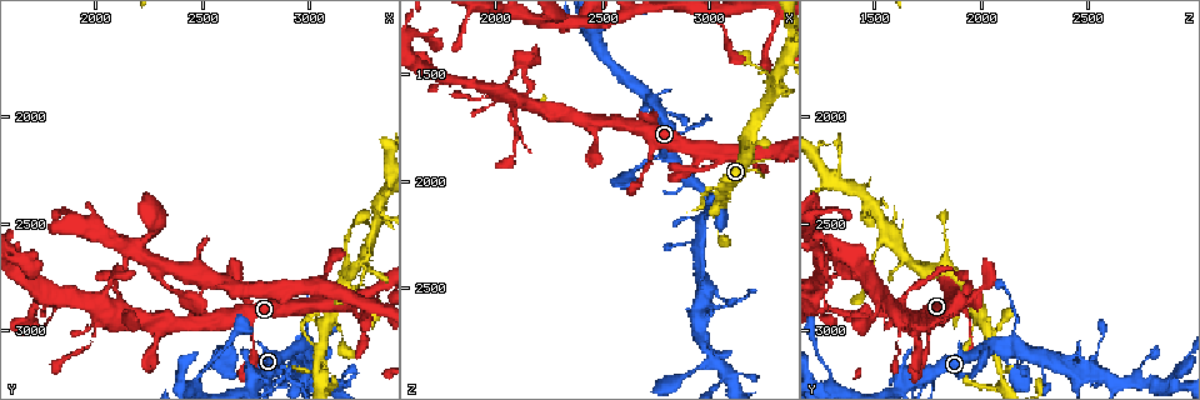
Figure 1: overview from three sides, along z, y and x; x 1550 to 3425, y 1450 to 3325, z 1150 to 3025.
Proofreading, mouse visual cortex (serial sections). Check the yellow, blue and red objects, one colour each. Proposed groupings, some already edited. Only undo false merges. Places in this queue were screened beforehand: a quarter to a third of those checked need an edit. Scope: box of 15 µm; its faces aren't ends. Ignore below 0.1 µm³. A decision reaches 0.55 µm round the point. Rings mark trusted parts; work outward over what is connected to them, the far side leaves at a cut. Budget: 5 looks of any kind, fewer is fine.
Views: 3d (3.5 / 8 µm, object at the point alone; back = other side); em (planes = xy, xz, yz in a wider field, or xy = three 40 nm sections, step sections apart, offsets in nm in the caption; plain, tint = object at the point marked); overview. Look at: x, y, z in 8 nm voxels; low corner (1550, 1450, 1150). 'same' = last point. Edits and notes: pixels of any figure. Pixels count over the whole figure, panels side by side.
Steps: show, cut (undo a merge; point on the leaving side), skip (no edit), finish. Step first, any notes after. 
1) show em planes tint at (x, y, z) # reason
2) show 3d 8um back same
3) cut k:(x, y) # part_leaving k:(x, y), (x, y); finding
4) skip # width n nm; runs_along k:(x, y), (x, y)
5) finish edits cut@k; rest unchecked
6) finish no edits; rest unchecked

show 3d 3.5um at (2870, 2830, 1950) # abrupt turn

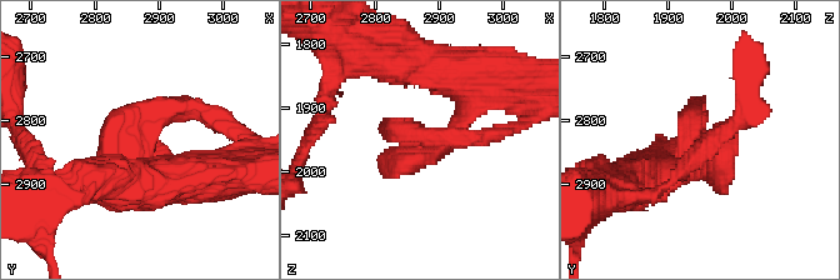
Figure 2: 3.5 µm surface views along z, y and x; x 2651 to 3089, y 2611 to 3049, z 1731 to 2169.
show em xy step 1 tint at (2875, 2830, 1945) # need the tissue

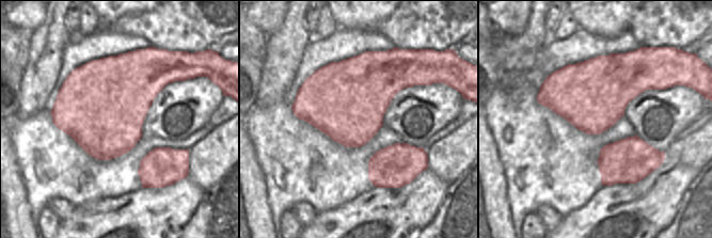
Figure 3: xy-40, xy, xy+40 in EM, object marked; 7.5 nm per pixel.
skip # runs_along 2:(184, 173), (134, 130), (156, 99); all the same cell

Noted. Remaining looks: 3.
show 3d 8um at (2910, 3230, 1750) # sudden change in width

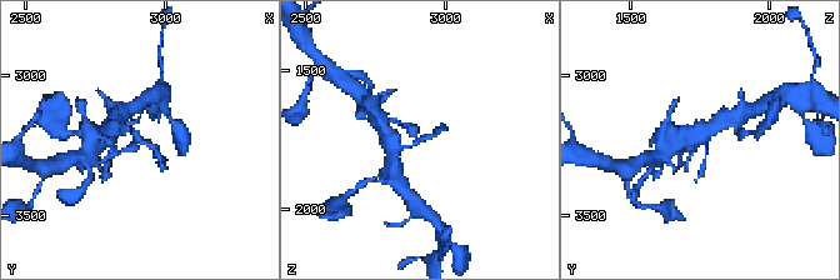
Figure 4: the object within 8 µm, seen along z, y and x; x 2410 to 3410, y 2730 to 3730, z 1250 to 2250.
show em xy step 2 tint at (2890, 3230, 1770) # arms 3; arm_widths 150, 150, 400 nm; now the EM

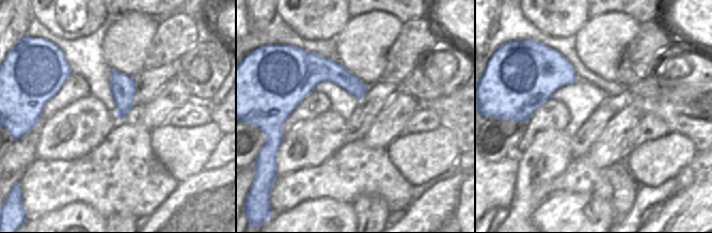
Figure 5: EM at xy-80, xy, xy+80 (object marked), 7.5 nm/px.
skip # runs_along 5:(364, 87), (315, 76), (285, 115); all the same cell

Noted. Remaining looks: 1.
finish no edits; rest unchecked

